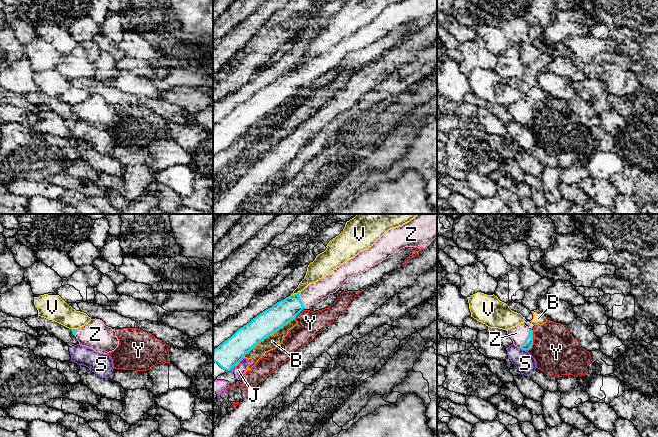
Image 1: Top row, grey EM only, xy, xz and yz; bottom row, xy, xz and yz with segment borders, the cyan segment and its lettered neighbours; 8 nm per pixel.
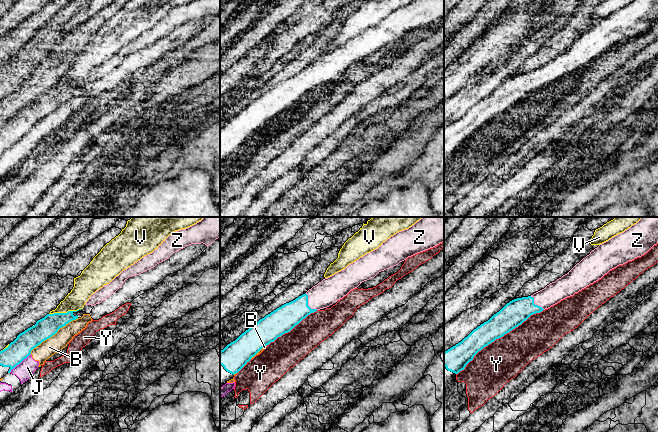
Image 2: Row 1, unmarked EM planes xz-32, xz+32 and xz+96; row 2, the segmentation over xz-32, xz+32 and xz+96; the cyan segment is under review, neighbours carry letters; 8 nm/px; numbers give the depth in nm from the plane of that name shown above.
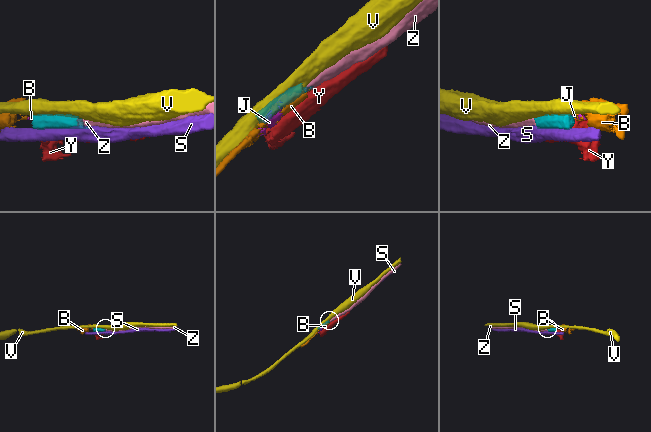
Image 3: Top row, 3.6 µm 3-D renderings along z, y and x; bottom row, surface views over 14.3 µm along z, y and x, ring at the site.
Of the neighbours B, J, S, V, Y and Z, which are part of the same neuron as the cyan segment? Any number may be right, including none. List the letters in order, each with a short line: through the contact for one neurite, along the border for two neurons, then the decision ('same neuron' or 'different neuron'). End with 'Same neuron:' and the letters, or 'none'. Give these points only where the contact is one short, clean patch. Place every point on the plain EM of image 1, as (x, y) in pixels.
B: different neuron
J: line xz (234, 141), (229, 146); different neuron
S: different neuron
V: different neuron
Y: different neuron
Z: line yz (528, 119), (526, 114), (518, 110); same neuron
Same neuron: Z

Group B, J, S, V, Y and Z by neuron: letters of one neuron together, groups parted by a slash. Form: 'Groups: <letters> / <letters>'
Groups: B J / S / V / Y / Z

